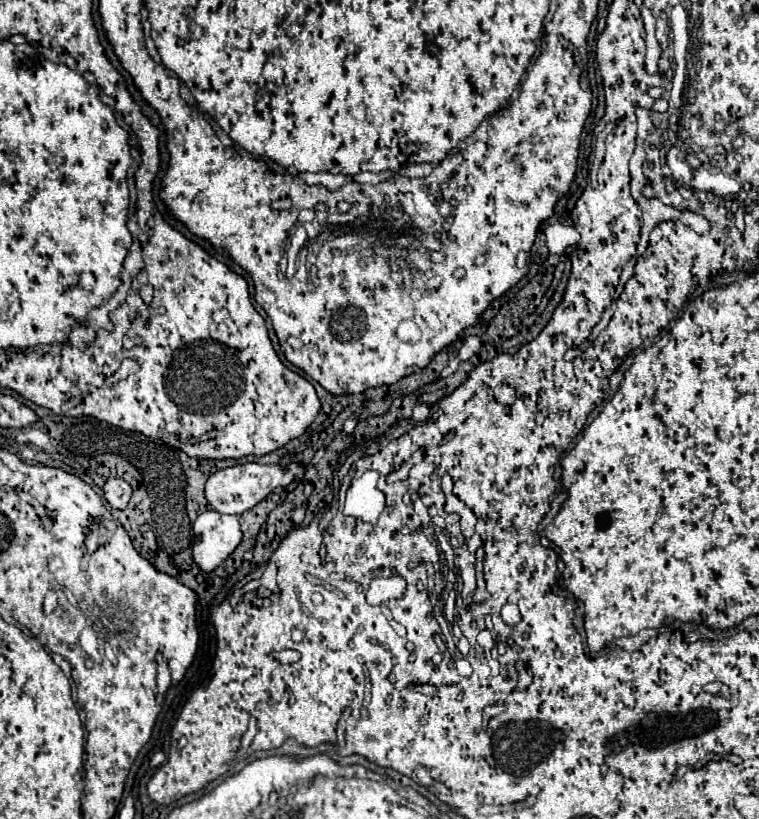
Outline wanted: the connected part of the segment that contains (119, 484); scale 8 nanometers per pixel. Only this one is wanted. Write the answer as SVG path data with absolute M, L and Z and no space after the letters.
M109 478L103 486L103 492L105 492L105 498L111 504L111 508L117 508L117 510L127 508L129 498L131 498L131 486L125 480Z

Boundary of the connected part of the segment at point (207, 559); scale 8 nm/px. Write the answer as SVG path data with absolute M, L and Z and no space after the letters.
M207 510L199 514L192 524L192 532L193 539L201 539L192 544L193 559L199 568L207 573L221 565L241 542L241 528L239 528L237 516L227 516L215 510Z

